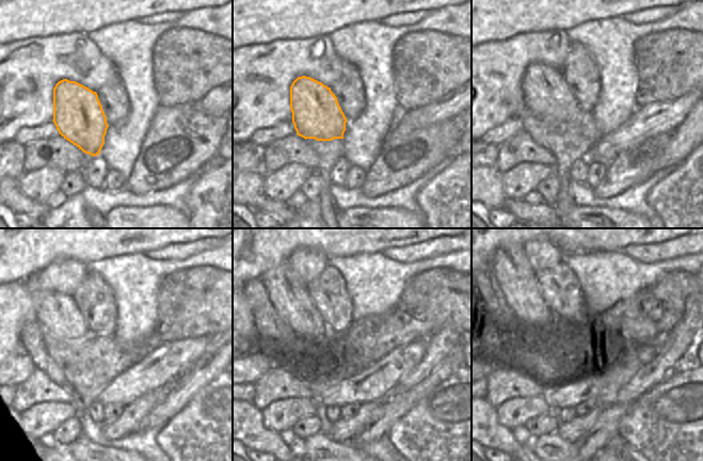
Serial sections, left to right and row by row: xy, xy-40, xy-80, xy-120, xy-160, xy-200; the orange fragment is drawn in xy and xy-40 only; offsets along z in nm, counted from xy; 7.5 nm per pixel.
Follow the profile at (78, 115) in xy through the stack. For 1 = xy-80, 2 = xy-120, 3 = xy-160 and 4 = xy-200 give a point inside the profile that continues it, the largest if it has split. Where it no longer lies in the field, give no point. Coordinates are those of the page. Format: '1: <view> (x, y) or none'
1: xy-80 (546, 94)
2: xy-120 (57, 313)
3: xy-160 (288, 296)
4: xy-200 (516, 279)

